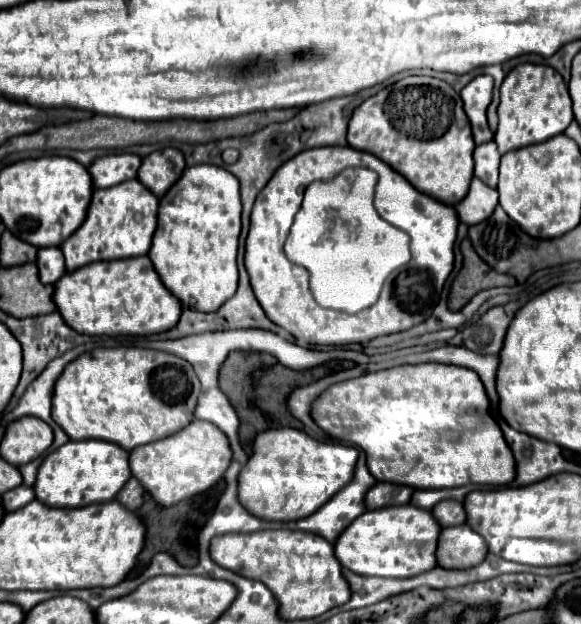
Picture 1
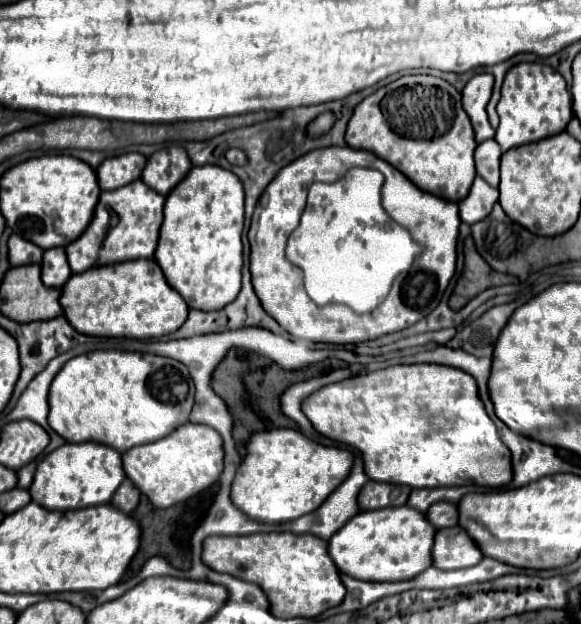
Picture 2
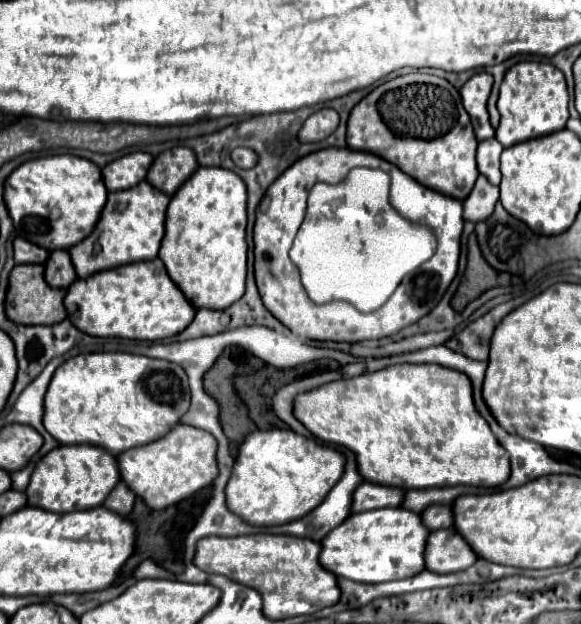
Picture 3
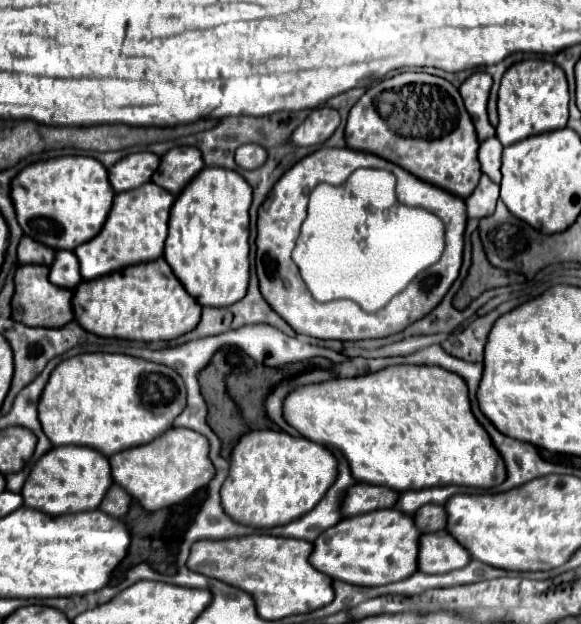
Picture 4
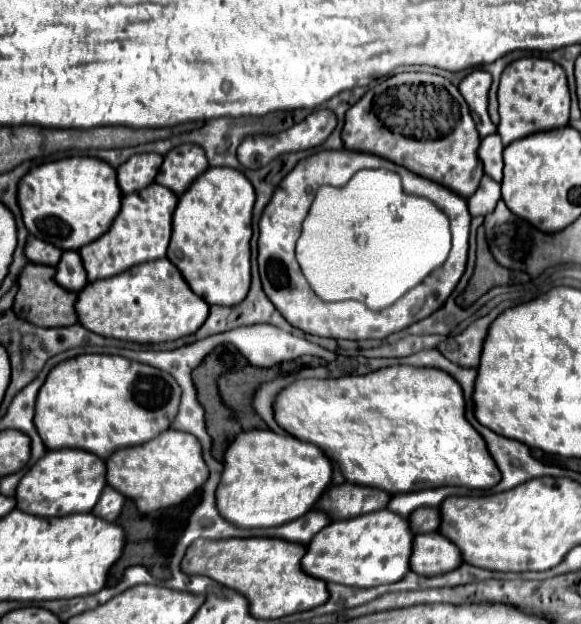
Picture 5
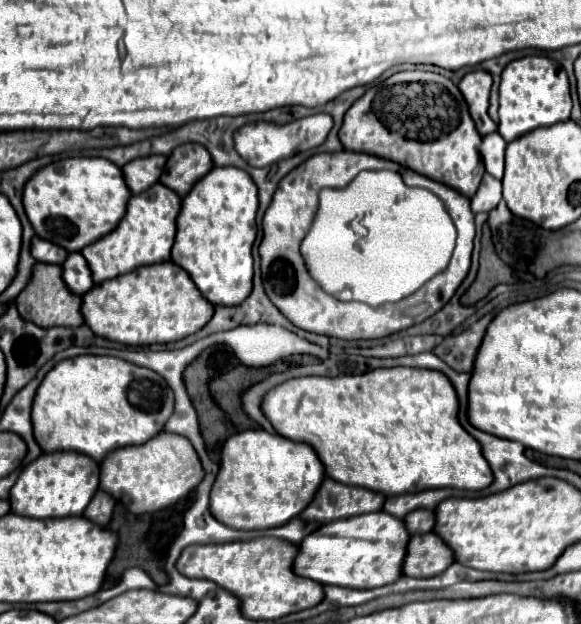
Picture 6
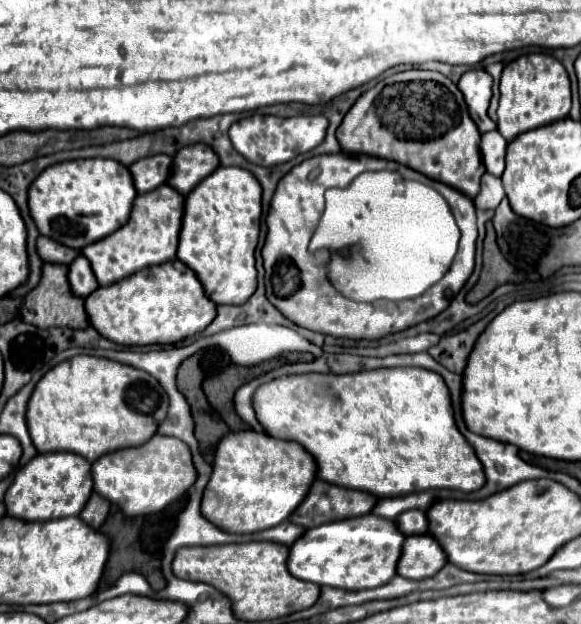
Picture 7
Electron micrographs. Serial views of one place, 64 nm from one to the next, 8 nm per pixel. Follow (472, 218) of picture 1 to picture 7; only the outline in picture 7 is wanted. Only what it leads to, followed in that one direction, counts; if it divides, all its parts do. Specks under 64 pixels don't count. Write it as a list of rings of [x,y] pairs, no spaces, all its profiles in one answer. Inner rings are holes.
[[[486,172],[486,174],[482,176],[480,194],[474,198],[474,206],[476,206],[478,210],[494,210],[494,208],[500,204],[502,198],[504,198],[502,180]]]

